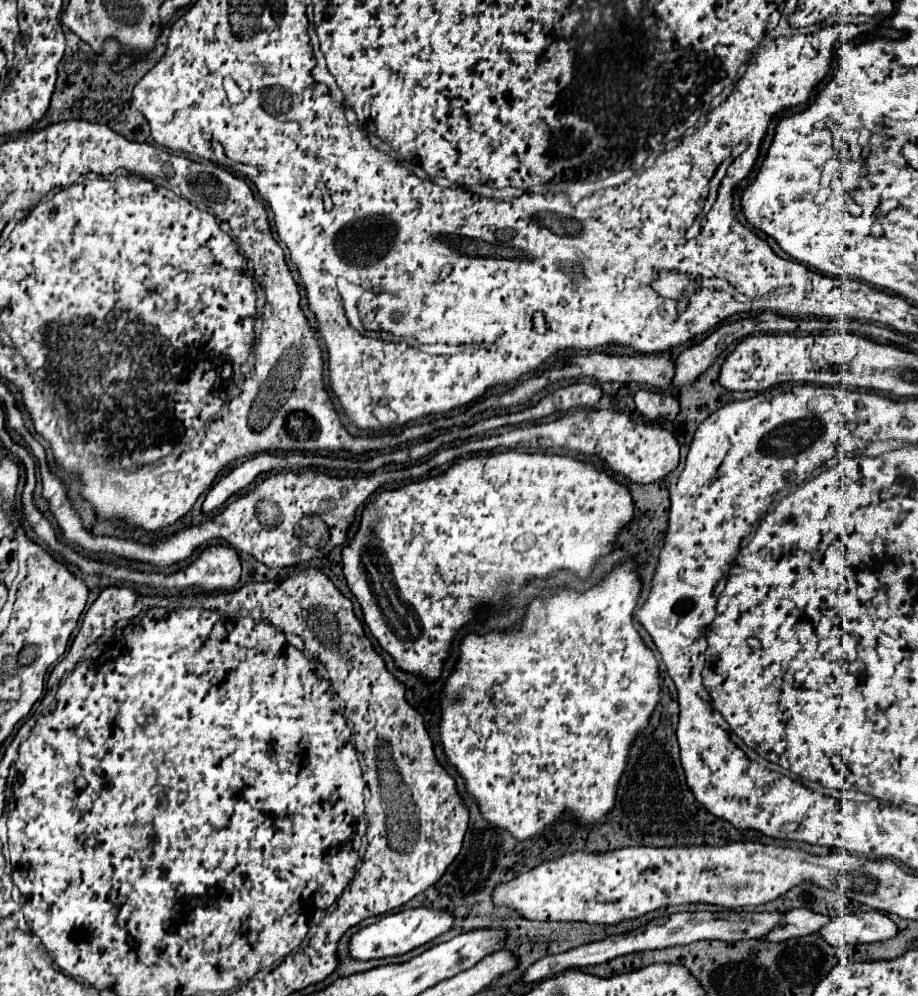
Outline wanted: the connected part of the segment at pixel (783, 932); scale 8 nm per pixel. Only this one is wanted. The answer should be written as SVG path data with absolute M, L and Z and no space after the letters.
M798 908L798 910L790 910L784 914L782 922L778 928L774 928L764 940L788 940L788 938L798 938L798 936L806 936L806 934L814 934L820 928L824 928L832 918L806 910L806 908Z

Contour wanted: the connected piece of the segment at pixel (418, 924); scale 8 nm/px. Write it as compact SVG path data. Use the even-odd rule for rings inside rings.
M430 908L402 910L402 912L396 912L396 914L390 914L390 916L382 918L376 924L364 926L358 932L354 932L350 942L348 942L350 958L352 960L374 960L374 958L400 956L400 954L406 954L406 952L410 952L410 950L434 940L436 936L446 932L450 926L452 926L450 912L430 910Z

